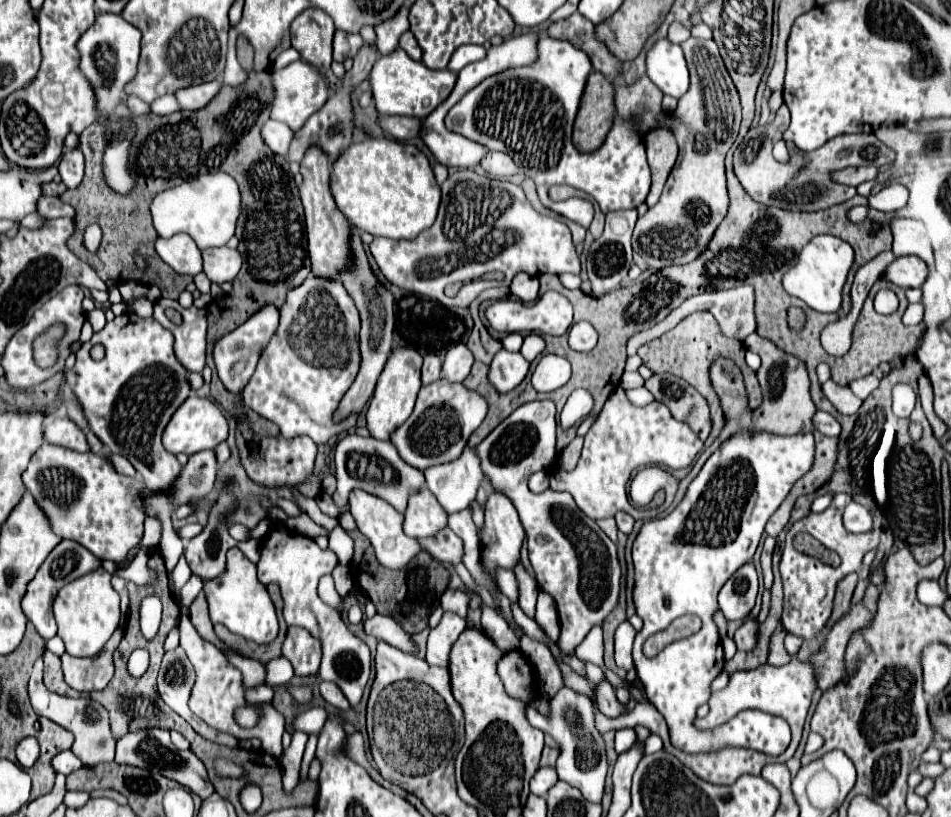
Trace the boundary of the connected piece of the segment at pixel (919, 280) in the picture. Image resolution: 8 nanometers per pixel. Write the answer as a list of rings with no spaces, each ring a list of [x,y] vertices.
[[[915,255],[897,257],[885,271],[885,279],[903,289],[921,287],[927,277],[929,277],[929,267],[925,265],[923,259],[919,259]]]

